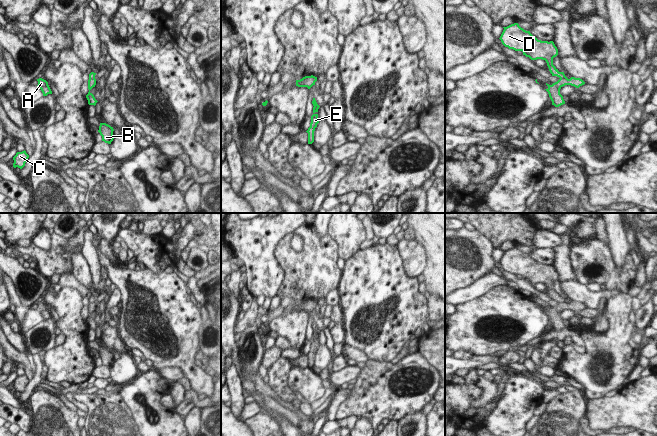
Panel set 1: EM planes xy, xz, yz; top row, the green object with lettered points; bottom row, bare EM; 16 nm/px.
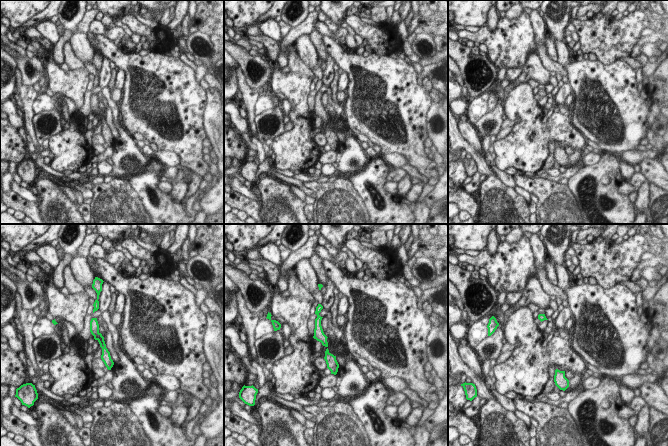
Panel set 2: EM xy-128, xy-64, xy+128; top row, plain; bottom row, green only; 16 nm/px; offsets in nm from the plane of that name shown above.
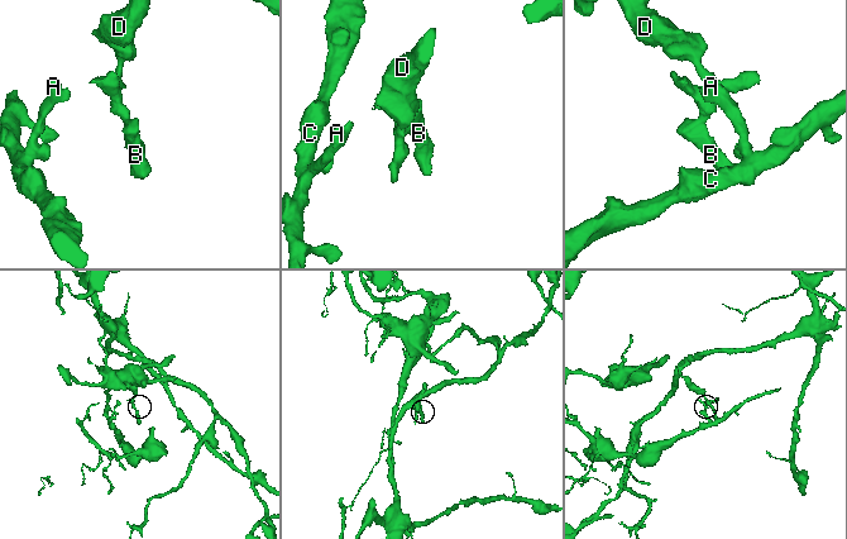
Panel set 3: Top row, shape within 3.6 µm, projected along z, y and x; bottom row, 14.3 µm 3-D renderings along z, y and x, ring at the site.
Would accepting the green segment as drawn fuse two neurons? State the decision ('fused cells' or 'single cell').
fused cells

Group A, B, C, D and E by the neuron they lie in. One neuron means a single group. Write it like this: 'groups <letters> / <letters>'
groups A B C E / D

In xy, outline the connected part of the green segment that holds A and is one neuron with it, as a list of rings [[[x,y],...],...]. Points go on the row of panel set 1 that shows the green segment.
[[[42,78],[37,79],[38,87],[41,89],[43,96],[47,96],[48,94],[52,94],[52,91],[48,85],[48,82]]]

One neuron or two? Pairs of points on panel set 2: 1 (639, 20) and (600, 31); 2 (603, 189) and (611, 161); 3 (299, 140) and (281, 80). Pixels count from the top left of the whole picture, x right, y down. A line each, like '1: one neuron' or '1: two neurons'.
1: one neuron
2: one neuron
3: one neuron

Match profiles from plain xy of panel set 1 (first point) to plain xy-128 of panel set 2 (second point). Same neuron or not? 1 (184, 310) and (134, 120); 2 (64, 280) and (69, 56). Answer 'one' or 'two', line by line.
1: one
2: one

